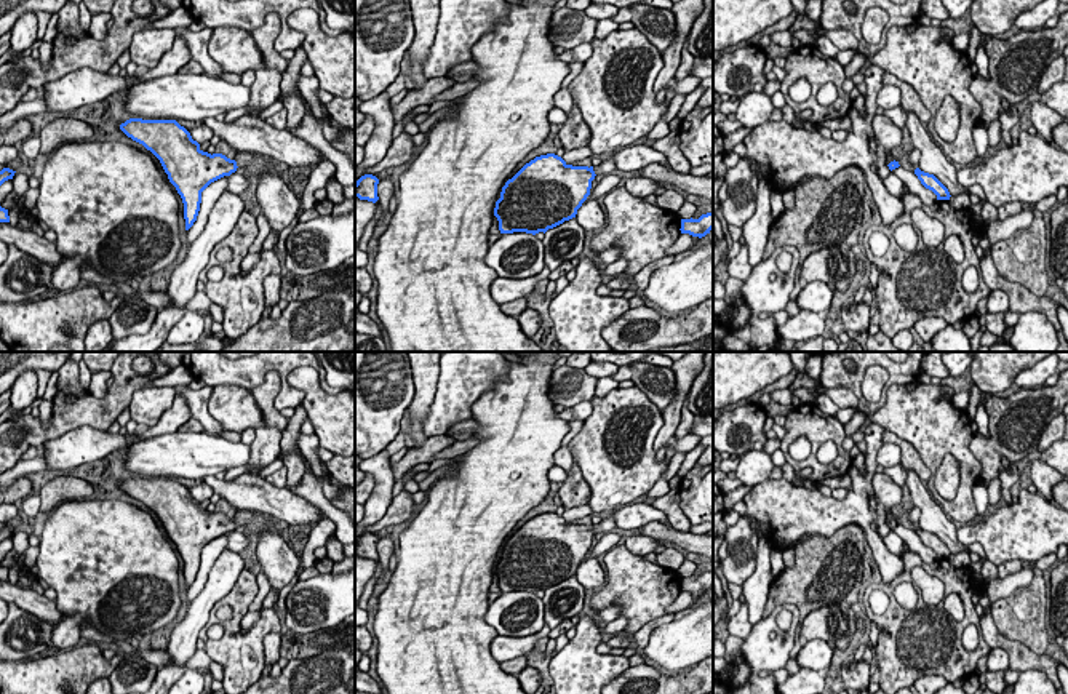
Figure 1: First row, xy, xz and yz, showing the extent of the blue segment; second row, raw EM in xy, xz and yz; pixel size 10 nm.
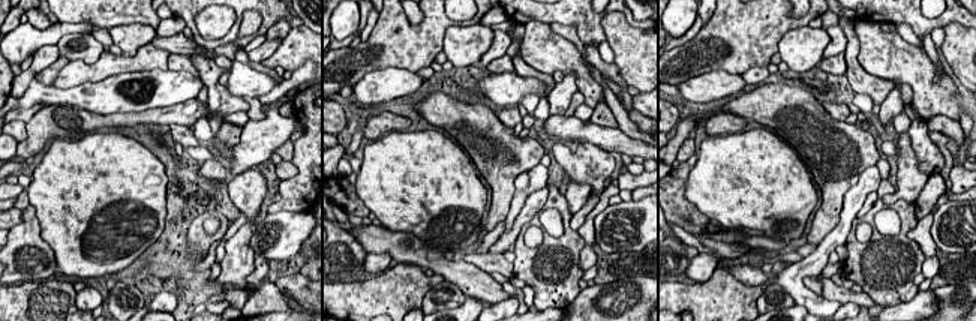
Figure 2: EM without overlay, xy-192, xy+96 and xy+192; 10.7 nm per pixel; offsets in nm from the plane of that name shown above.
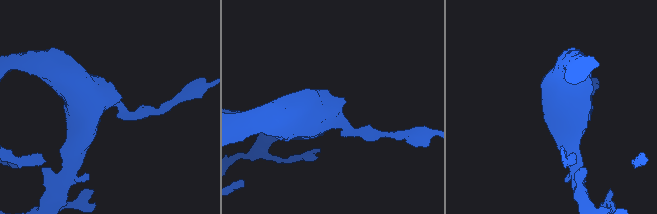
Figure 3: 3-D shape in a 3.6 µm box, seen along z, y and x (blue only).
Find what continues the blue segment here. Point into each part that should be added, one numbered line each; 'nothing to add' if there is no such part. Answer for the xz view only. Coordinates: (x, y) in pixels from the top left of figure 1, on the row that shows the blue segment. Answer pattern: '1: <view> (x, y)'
1: xz (608, 165)

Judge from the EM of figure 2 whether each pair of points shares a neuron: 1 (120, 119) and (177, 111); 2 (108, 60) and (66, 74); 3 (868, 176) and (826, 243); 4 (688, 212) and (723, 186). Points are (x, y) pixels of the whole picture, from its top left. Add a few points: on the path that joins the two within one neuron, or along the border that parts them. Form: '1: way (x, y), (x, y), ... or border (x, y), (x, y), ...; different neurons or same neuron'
1: way (134, 119), (164, 116); same neuron
2: way (98, 71), (77, 72); same neuron
3: way (858, 192), (843, 228); same neuron
4: border (688, 171), (685, 198), (708, 219); different neurons

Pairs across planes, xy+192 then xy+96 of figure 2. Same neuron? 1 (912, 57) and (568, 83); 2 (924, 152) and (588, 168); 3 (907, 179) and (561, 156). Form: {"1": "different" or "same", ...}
{"1": "different", "2": "same", "3": "different"}

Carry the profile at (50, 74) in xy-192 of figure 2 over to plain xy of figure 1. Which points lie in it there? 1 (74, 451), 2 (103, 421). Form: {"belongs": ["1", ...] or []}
{"belongs": ["2"]}

